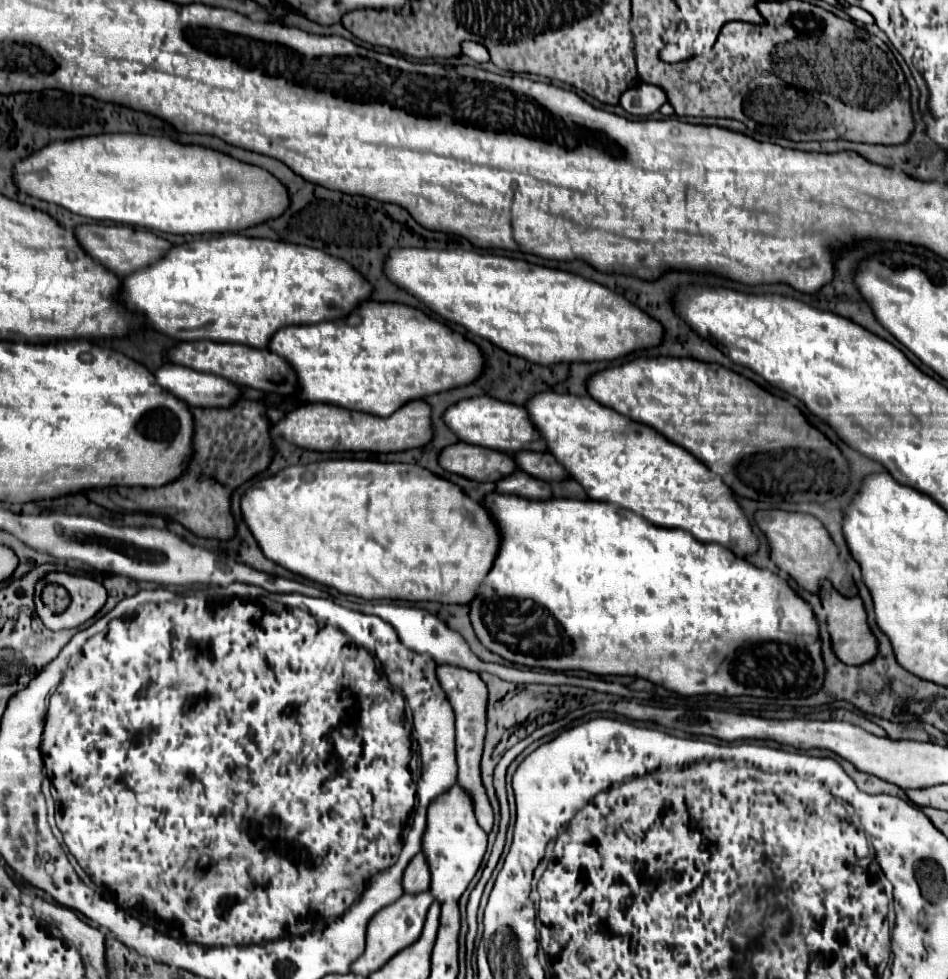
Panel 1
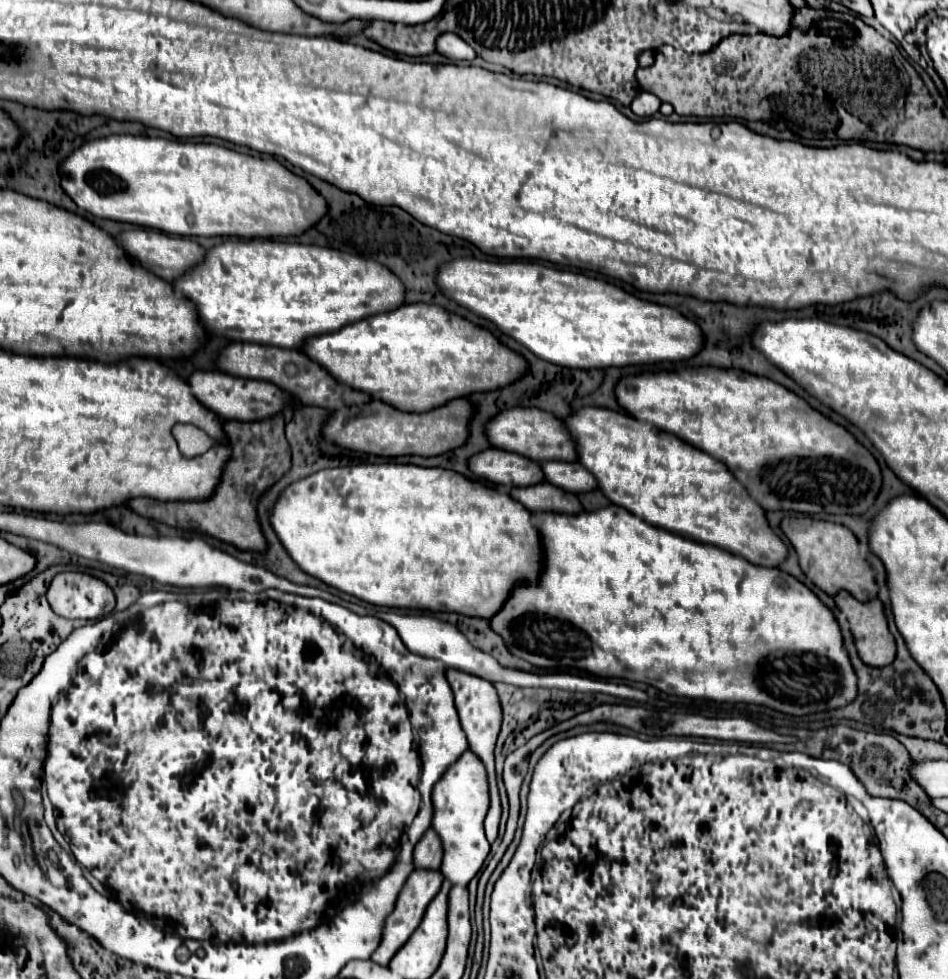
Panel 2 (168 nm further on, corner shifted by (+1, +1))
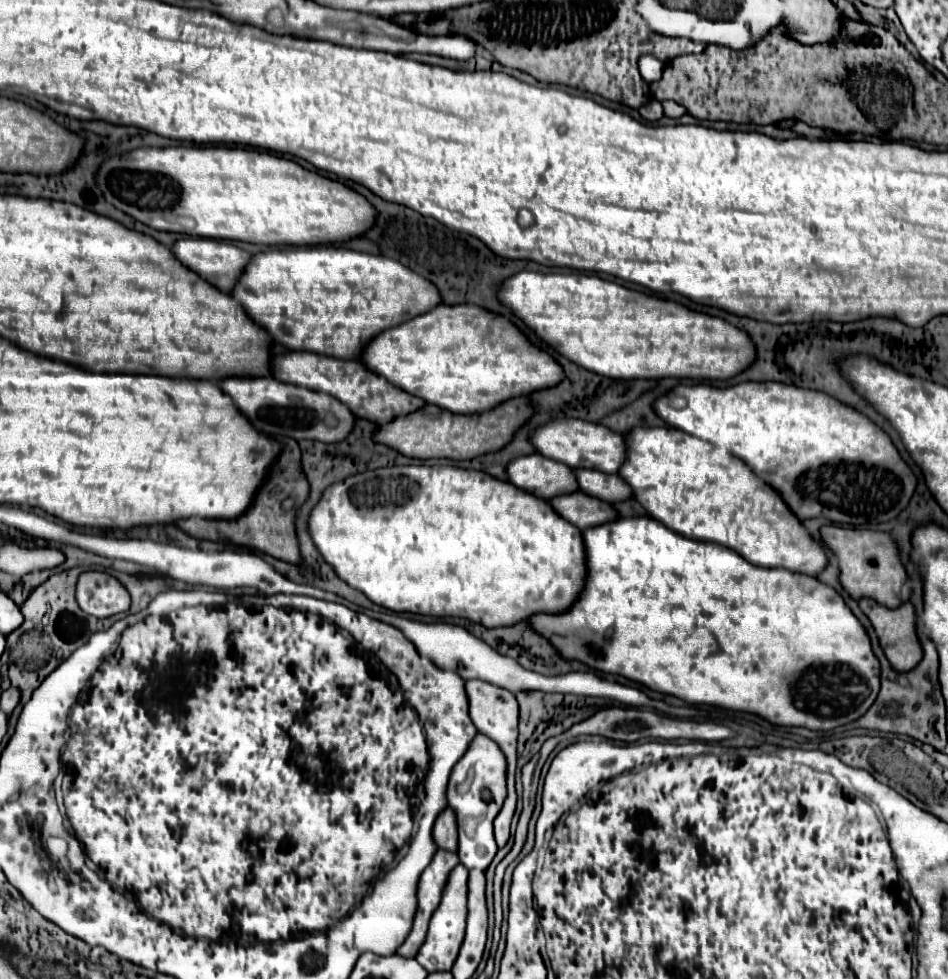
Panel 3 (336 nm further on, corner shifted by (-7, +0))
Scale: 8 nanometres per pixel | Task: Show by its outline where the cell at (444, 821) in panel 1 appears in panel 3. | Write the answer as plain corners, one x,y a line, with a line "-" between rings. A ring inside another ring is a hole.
477,733
469,743
469,749
453,767
447,799
457,811
459,823
459,859
467,869
481,867
487,869
497,853
497,843
493,839
493,819
501,811
507,797
507,761
499,745
483,733

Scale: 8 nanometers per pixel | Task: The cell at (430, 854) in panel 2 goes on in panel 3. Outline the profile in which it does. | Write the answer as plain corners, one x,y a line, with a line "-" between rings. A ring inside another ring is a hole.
445,807
433,827
433,839
437,847
447,851
457,851
457,819
451,807

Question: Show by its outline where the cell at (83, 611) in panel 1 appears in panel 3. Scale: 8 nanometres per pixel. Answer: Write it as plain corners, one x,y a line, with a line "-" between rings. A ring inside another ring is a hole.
87,571
77,581
77,603
85,613
103,619
117,613
127,613
131,597
113,575
103,571

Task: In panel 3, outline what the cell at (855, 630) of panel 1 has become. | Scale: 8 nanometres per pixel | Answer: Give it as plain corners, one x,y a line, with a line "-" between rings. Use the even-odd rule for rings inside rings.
861,599
859,607
863,609
863,613
873,623
873,627
875,627
875,631
879,635
881,647
883,647
887,659
891,661
891,665
895,667
895,671
911,671
923,659
923,647
919,643
917,629
915,629
915,623
917,623
915,607
911,603
905,603
905,605
897,607
897,609
887,609
885,605
881,605
881,603
873,601
873,599

